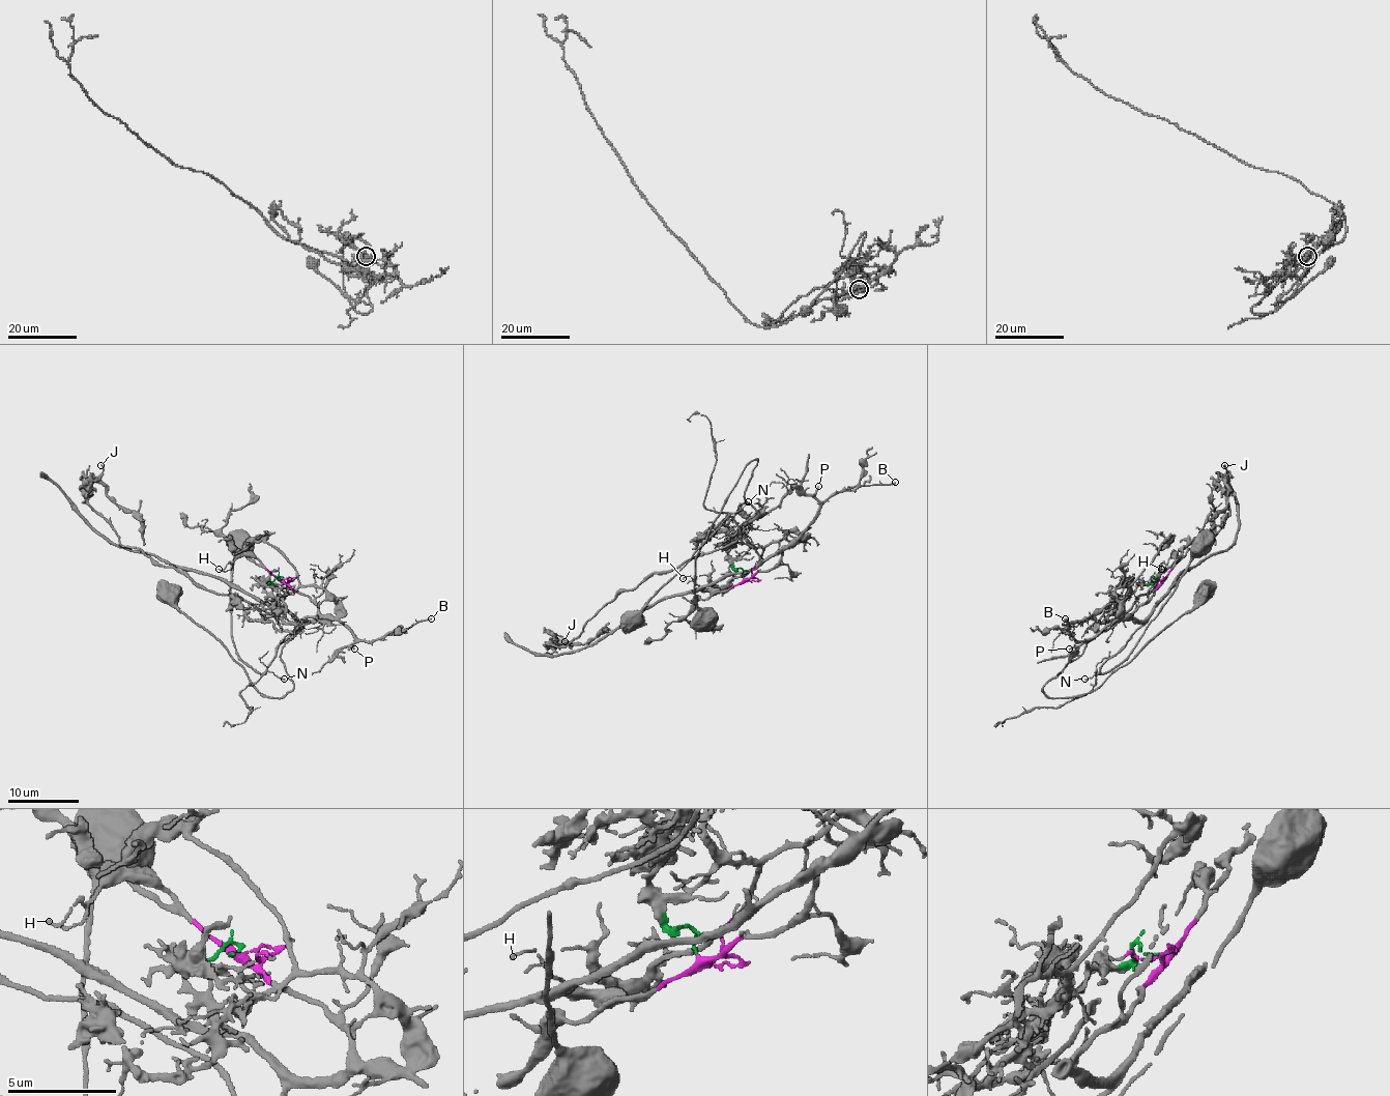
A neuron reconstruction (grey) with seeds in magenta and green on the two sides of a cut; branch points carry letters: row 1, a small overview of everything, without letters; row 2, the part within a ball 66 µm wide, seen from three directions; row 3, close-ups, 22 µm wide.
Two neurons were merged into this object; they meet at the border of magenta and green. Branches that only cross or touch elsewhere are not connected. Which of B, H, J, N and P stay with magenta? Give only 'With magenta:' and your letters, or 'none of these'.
With magenta: B, H, N, P

